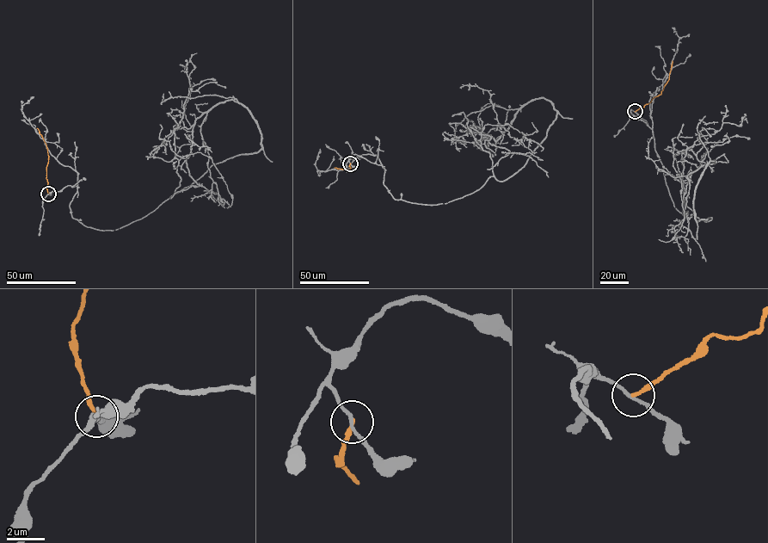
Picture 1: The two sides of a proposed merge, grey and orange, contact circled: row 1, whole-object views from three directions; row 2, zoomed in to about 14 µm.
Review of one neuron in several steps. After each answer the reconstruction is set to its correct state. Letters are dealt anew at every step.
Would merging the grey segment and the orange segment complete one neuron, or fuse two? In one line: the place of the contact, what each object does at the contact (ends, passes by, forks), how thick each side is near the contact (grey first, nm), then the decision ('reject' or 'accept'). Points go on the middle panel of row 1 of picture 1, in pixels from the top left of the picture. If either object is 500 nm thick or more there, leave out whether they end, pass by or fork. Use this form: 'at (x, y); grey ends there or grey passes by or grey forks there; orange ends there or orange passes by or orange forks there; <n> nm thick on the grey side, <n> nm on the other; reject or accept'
at (350, 163); grey passes by; orange ends there; 160 nm thick on the grey side, 190 nm on the other; reject

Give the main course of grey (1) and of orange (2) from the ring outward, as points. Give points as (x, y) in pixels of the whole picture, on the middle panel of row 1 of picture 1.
1: (350, 163), (449, 202), (494, 175), (480, 134), (524, 106), (470, 113), (459, 143)
2: (350, 163), (351, 171), (334, 168)

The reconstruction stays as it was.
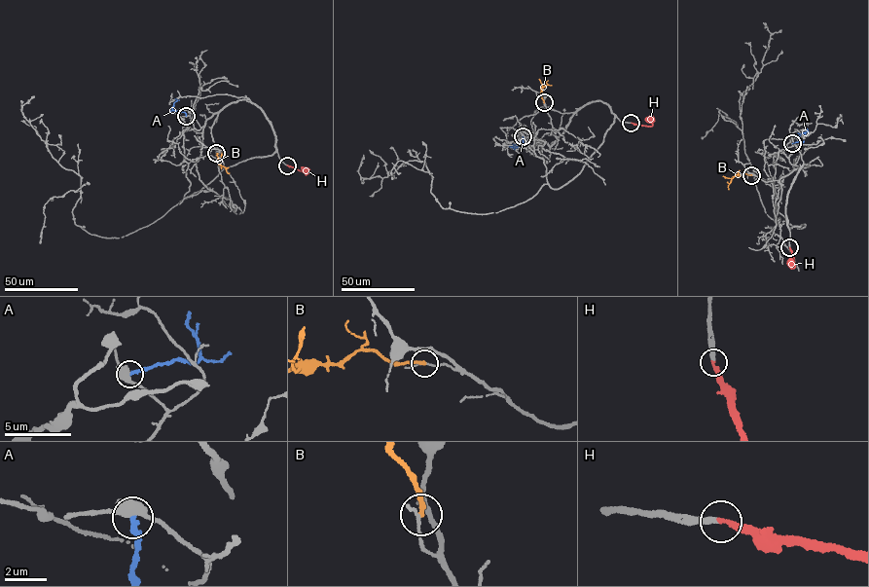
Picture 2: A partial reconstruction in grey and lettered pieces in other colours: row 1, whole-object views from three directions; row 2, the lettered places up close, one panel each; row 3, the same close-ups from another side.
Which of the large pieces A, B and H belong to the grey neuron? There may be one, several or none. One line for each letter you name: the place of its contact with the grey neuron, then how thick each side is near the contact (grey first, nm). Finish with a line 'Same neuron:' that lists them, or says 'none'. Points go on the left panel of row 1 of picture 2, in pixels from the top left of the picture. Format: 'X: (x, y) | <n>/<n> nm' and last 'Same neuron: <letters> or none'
H: (287, 165) | 260/260 nm
Same neuron: H

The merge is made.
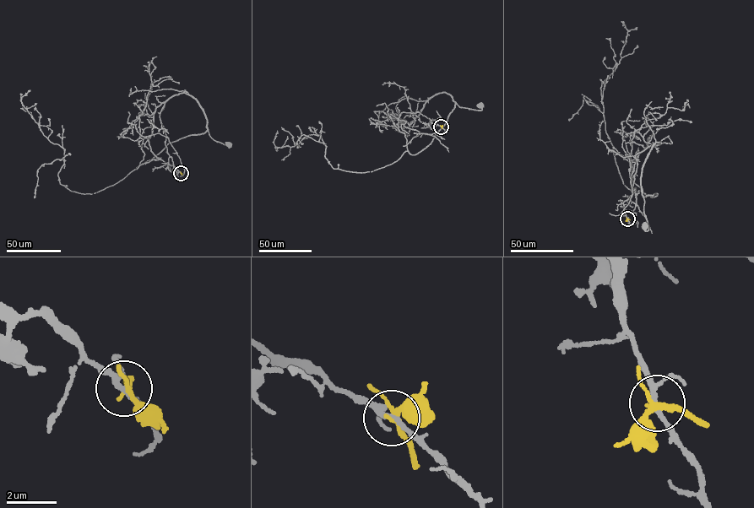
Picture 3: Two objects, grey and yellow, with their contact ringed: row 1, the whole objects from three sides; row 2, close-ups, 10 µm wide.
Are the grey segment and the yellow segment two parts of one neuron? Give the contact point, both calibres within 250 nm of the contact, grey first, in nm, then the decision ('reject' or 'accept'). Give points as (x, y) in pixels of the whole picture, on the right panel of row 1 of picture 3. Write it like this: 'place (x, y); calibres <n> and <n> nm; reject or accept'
place (627, 218); calibres 180 and 190 nm; reject

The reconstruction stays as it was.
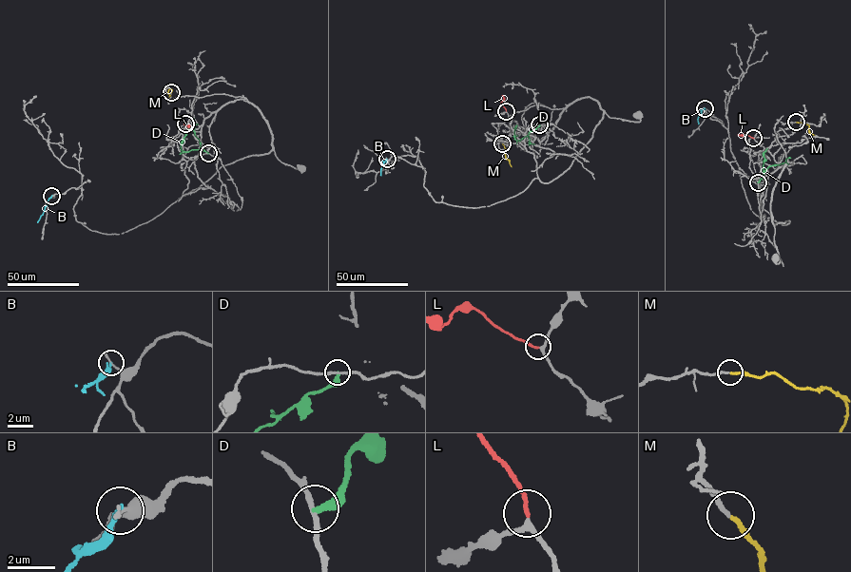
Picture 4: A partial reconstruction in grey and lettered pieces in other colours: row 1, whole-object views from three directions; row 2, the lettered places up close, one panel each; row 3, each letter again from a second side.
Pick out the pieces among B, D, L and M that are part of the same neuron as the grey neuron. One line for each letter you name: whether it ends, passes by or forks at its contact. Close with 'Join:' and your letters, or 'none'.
L: it ends there
M: it ends there
Join: L, M

